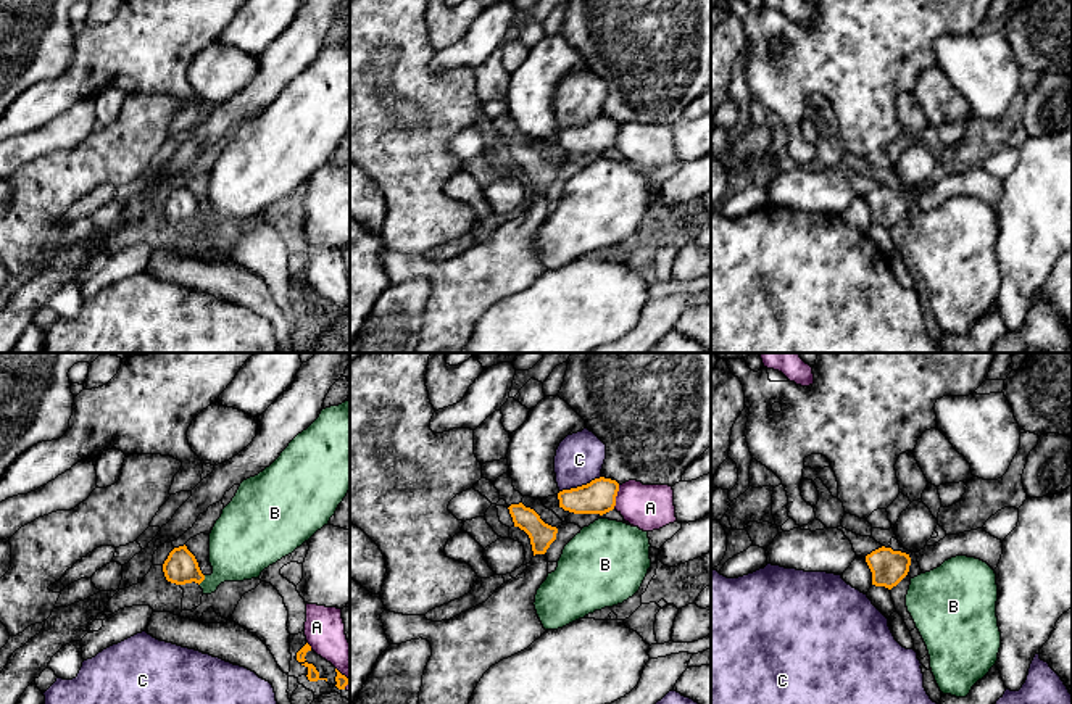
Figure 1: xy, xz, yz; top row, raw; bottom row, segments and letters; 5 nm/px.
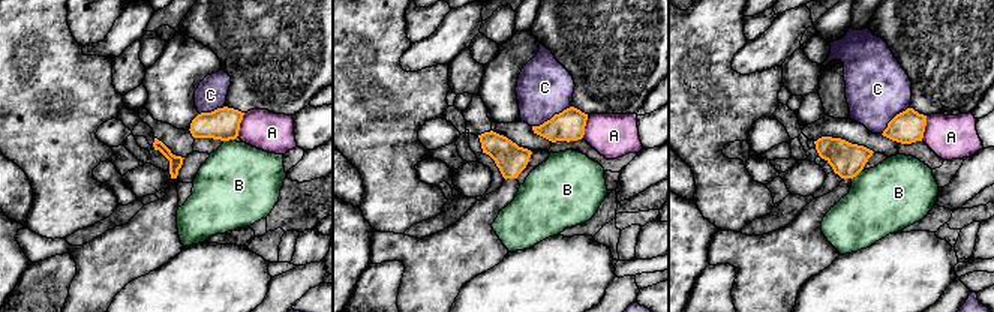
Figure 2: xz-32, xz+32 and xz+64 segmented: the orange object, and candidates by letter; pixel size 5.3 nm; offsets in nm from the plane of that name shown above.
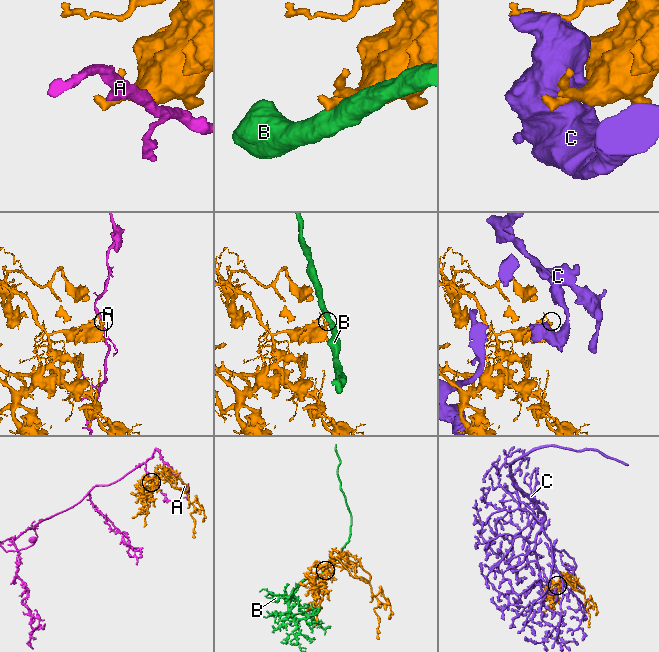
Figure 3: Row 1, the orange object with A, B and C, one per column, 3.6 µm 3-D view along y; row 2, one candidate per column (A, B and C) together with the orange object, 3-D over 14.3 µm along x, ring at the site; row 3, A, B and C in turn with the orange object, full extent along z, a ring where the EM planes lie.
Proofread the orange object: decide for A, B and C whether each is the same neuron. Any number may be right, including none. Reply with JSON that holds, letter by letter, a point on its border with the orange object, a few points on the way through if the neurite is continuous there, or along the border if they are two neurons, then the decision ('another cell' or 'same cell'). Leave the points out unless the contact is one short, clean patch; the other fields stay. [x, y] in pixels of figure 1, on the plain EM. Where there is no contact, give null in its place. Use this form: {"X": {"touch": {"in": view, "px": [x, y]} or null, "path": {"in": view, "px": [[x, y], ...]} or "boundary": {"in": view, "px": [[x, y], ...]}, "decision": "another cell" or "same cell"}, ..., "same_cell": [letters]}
{"A": {"touch": {"in": "xz", "px": [616, 134]}, "decision": "another cell"}, "B": {"touch": {"in": "xy", "px": [202, 219]}, "decision": "another cell"}, "C": {"touch": {"in": "xz", "px": [579, 126]}, "decision": "another cell"}, "same_cell": []}

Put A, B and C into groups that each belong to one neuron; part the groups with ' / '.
A / B / C

